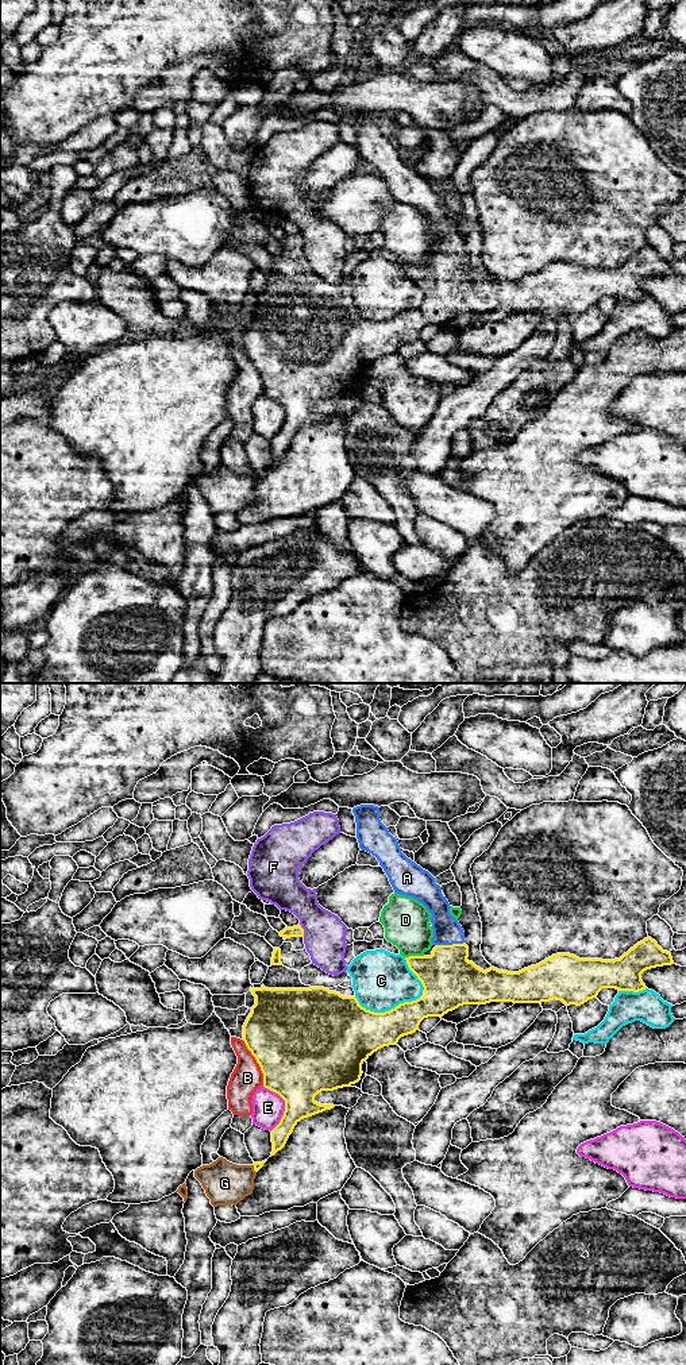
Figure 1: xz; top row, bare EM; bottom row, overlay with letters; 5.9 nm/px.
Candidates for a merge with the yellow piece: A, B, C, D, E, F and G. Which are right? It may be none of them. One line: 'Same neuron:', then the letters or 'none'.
Same neuron: A

